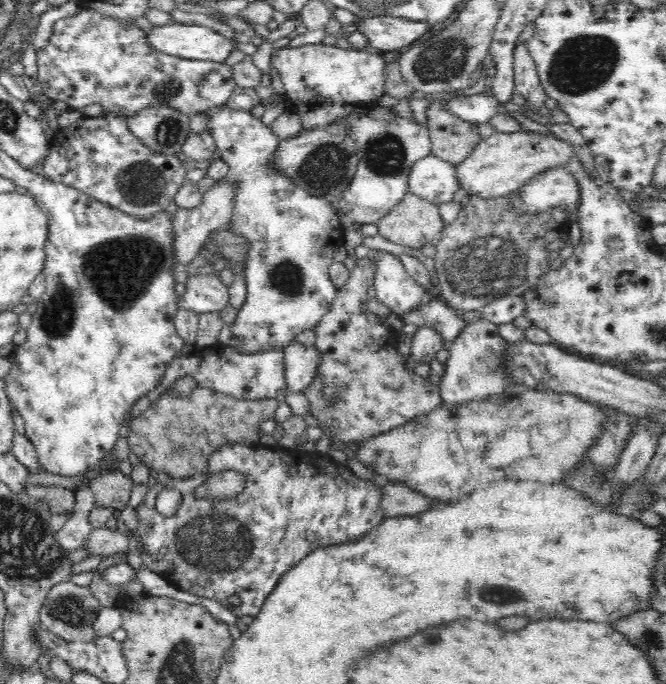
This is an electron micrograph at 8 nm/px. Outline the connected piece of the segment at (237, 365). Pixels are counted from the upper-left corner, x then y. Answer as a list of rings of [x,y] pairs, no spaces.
[[[220,344],[204,347],[204,350],[200,350],[196,356],[172,359],[162,374],[160,382],[146,392],[146,398],[154,402],[160,393],[178,383],[186,375],[190,375],[198,384],[204,384],[209,388],[231,394],[233,398],[244,398],[245,400],[275,398],[277,392],[285,388],[283,351],[272,350],[272,352],[262,352],[262,354],[240,354],[230,346]]]

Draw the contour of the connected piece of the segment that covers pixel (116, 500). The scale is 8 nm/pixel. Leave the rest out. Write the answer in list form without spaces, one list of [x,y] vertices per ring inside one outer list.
[[[114,470],[92,480],[88,488],[94,493],[96,503],[110,506],[118,513],[126,508],[134,484],[131,475]]]

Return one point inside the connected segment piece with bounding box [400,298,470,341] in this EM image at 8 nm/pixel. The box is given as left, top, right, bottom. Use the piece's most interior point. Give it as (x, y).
(436, 312)

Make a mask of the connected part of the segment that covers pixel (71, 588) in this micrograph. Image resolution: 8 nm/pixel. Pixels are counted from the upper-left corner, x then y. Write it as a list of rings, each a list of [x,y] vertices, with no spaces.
[[[66,578],[50,587],[39,610],[39,622],[44,628],[64,639],[68,639],[68,641],[74,639],[92,641],[94,638],[91,626],[101,607],[98,599],[90,591],[89,586],[79,586],[72,582],[70,578]]]

